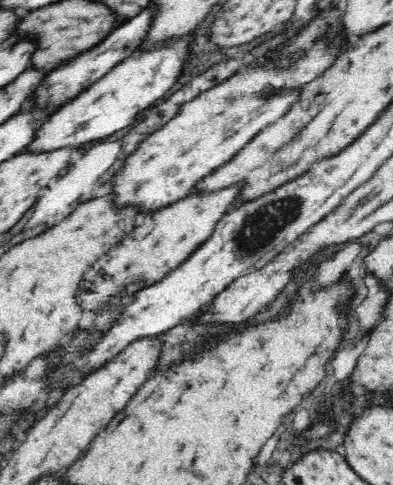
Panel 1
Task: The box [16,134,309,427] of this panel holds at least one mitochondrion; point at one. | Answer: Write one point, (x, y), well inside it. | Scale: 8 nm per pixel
(262, 226)

